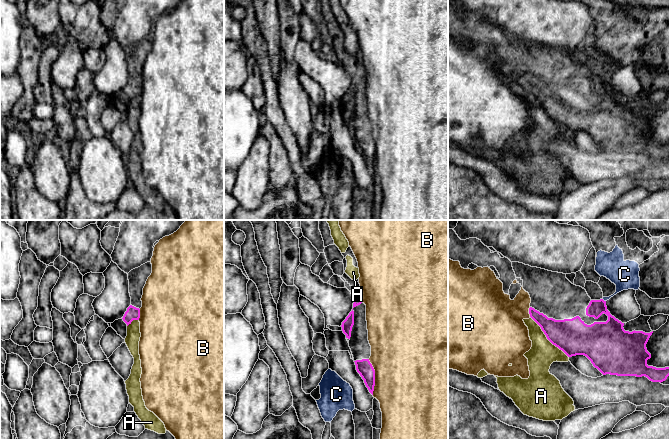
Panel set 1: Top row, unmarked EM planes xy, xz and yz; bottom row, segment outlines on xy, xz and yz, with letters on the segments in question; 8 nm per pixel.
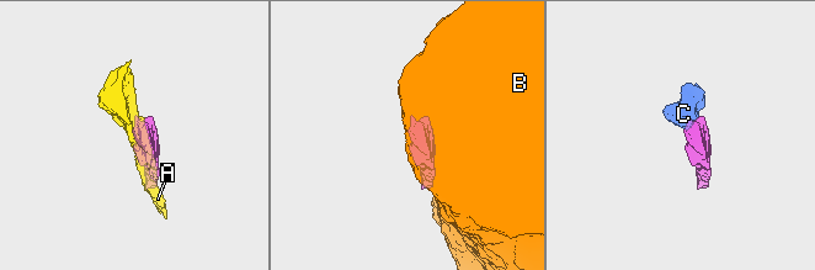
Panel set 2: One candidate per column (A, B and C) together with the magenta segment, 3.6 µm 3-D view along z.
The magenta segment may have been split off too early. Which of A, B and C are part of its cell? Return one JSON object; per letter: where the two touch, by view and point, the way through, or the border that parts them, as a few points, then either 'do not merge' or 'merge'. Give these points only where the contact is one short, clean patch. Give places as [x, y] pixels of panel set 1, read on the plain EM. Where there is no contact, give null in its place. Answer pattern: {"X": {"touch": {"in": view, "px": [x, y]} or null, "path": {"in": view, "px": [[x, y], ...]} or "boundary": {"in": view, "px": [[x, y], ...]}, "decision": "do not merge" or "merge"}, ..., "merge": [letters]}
{"A": {"touch": {"in": "yz", "px": [547, 114]}, "boundary": {"in": "yz", "px": [[531, 93], [545, 112], [568, 133]]}, "decision": "do not merge"}, "B": {"touch": {"in": "xz", "px": [374, 153]}, "decision": "do not merge"}, "C": {"touch": {"in": "yz", "px": [603, 76]}, "boundary": {"in": "yz", "px": [[602, 74], [605, 77]]}, "decision": "do not merge"}, "merge": []}

